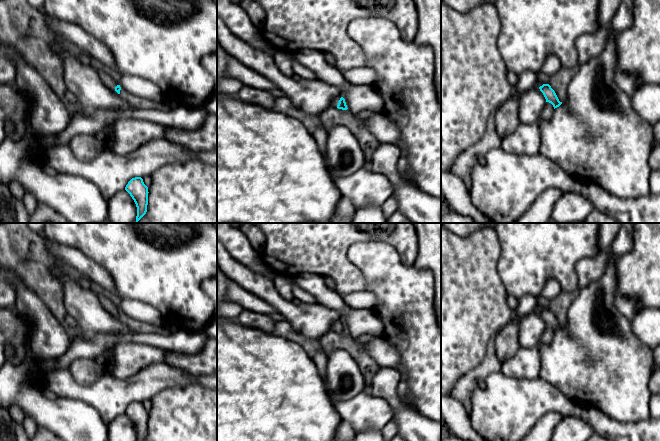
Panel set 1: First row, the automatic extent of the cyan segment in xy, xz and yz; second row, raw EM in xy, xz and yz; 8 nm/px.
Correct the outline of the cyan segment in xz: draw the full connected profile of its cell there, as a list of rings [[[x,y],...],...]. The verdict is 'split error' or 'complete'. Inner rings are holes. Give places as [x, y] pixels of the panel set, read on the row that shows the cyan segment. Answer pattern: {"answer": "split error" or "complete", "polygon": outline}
{"answer": "split error", "polygon": [[[335,97],[332,102],[332,106],[336,106],[338,109],[347,110],[347,105],[343,97]]]}

